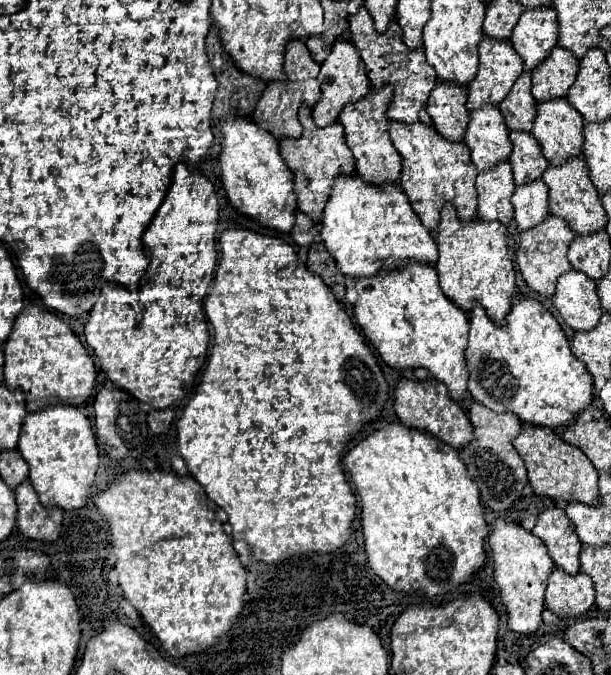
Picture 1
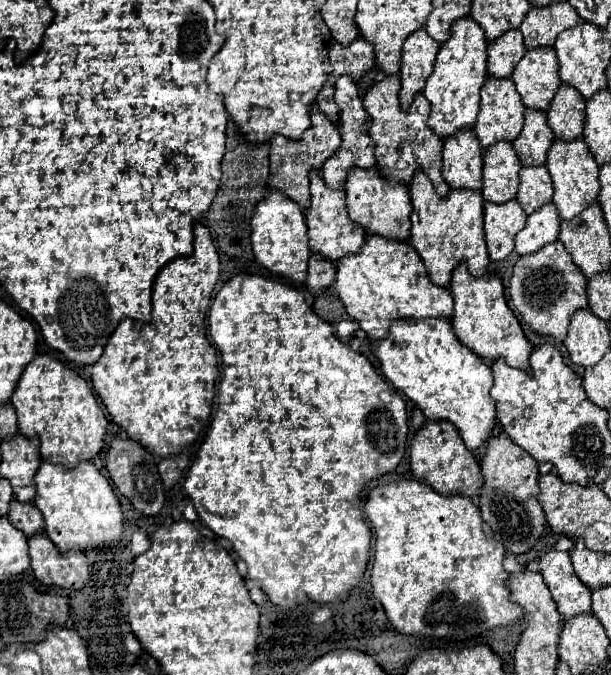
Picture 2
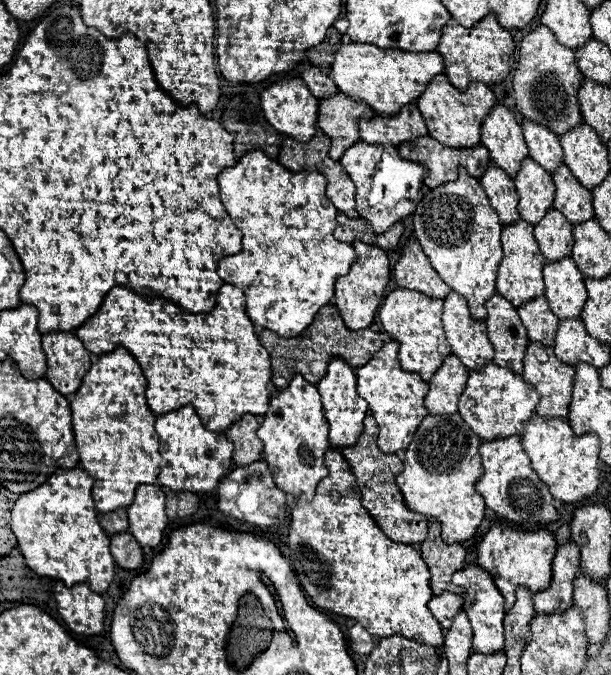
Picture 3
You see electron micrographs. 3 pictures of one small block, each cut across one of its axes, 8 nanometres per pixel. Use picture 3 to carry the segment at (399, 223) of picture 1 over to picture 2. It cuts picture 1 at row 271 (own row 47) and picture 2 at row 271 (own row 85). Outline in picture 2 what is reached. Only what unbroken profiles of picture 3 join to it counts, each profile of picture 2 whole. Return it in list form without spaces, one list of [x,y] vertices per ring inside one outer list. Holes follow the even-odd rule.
[[[368,234],[360,252],[344,256],[336,262],[334,290],[344,302],[346,312],[358,320],[370,340],[380,340],[388,334],[392,318],[450,318],[452,294],[448,288],[430,280],[428,270],[412,244],[402,240]]]

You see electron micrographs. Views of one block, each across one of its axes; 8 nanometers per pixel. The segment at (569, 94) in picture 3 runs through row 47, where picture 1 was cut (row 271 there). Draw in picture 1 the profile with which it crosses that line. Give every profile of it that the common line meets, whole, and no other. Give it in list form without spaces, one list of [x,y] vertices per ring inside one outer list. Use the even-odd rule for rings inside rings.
[[[548,214],[544,222],[540,222],[536,228],[530,228],[528,232],[522,232],[520,234],[520,246],[518,246],[518,256],[516,256],[516,262],[518,262],[518,268],[526,280],[526,284],[552,298],[554,296],[554,288],[556,288],[556,278],[570,270],[570,262],[566,258],[566,252],[568,252],[568,246],[570,246],[570,240],[574,240],[574,232],[570,230],[570,226],[566,224],[566,220],[562,220],[560,216],[554,216],[554,214]]]

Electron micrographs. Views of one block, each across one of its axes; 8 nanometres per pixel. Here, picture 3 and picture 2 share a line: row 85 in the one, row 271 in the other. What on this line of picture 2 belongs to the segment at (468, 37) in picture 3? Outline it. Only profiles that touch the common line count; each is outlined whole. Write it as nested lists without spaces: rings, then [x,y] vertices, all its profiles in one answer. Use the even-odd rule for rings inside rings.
[[[460,262],[452,272],[450,292],[454,298],[452,326],[460,342],[468,346],[472,352],[476,352],[478,356],[482,356],[484,360],[496,360],[498,356],[504,358],[508,366],[528,370],[528,356],[532,352],[532,346],[524,336],[518,318],[508,308],[508,302],[504,298],[502,278],[492,272],[486,272],[484,276],[476,278],[468,272],[466,264]]]

